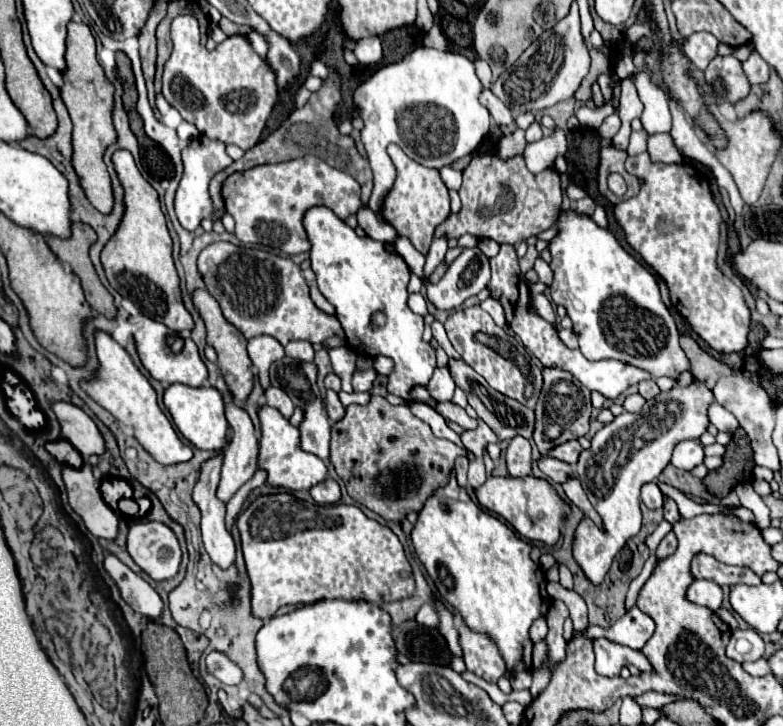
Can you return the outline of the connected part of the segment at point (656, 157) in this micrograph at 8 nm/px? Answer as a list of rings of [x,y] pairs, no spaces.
[[[649,135],[647,137],[647,151],[653,163],[679,163],[681,155],[675,149],[671,137],[663,135]]]

